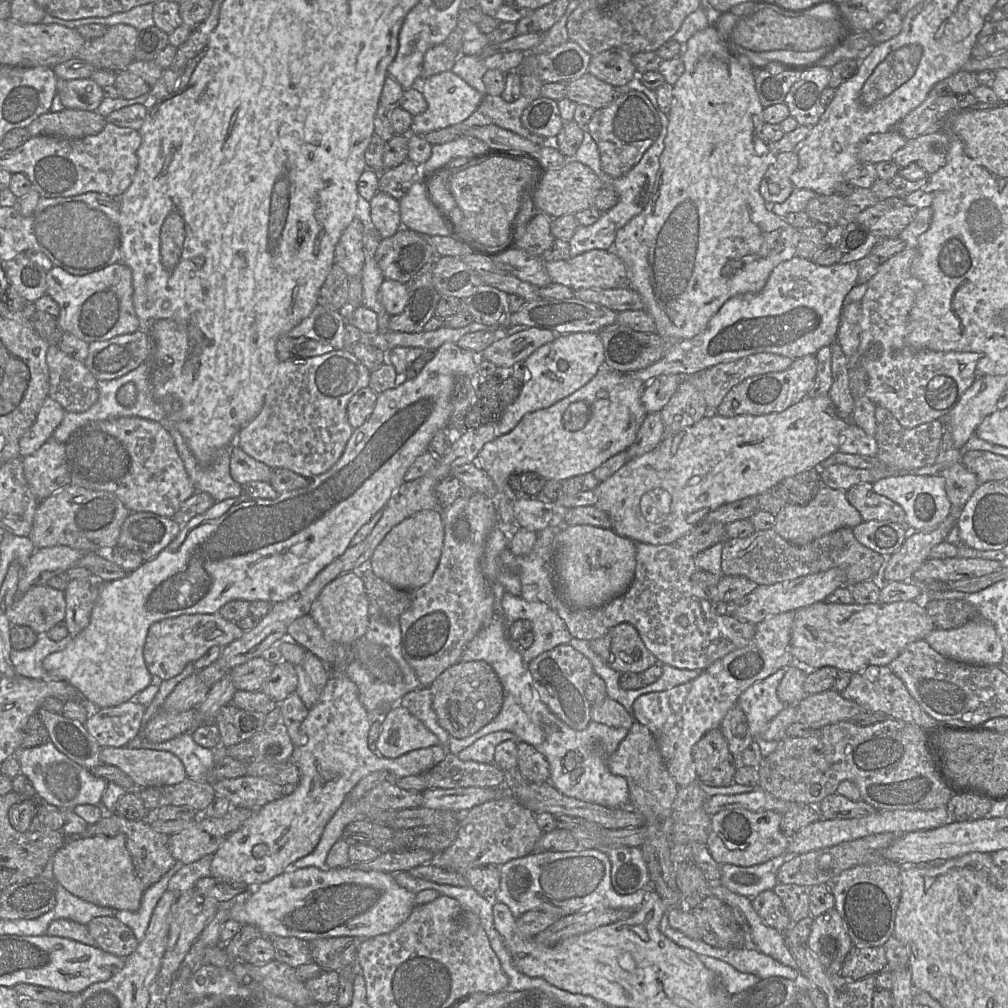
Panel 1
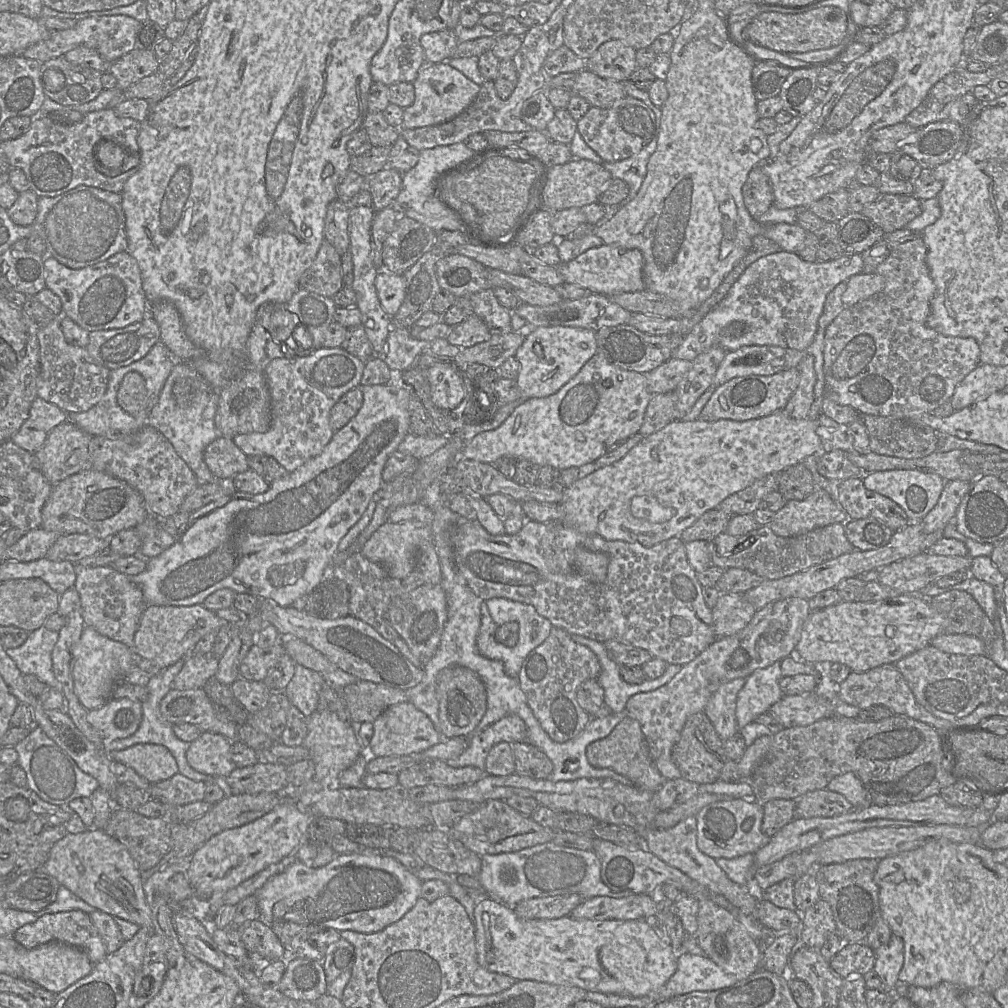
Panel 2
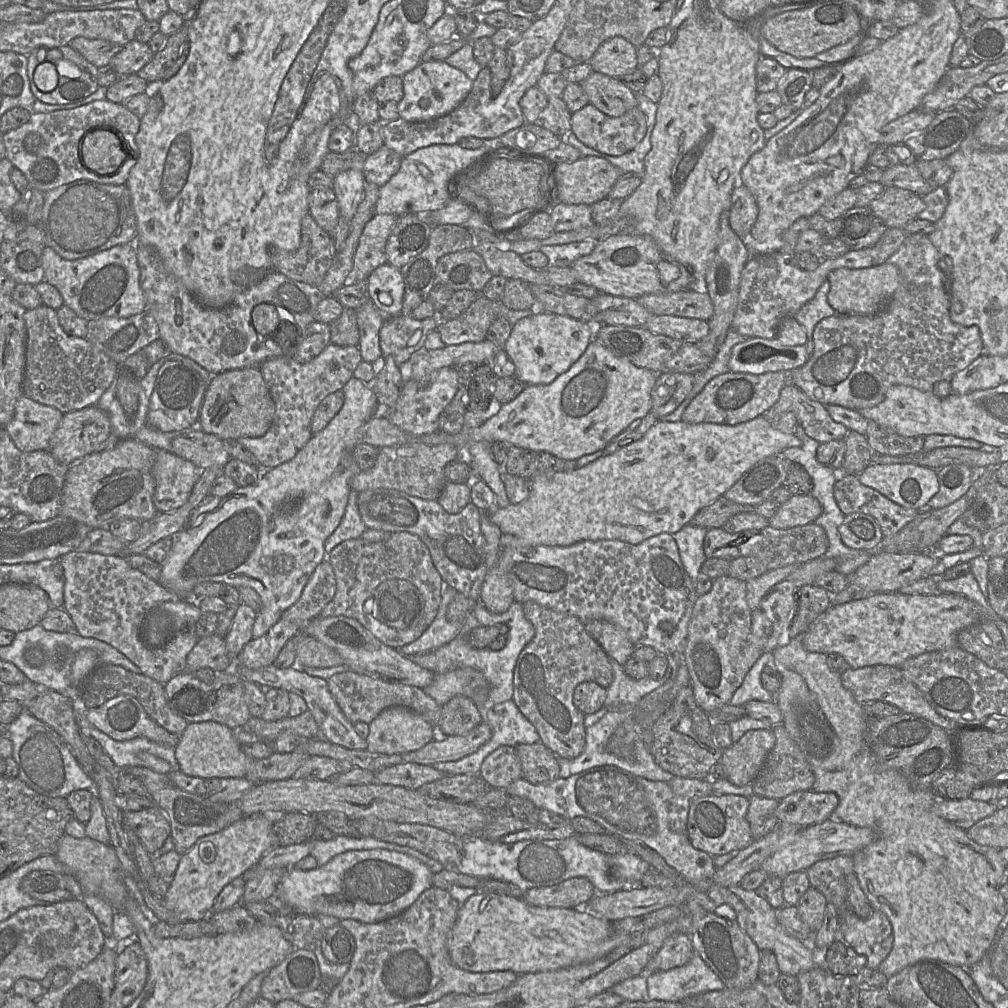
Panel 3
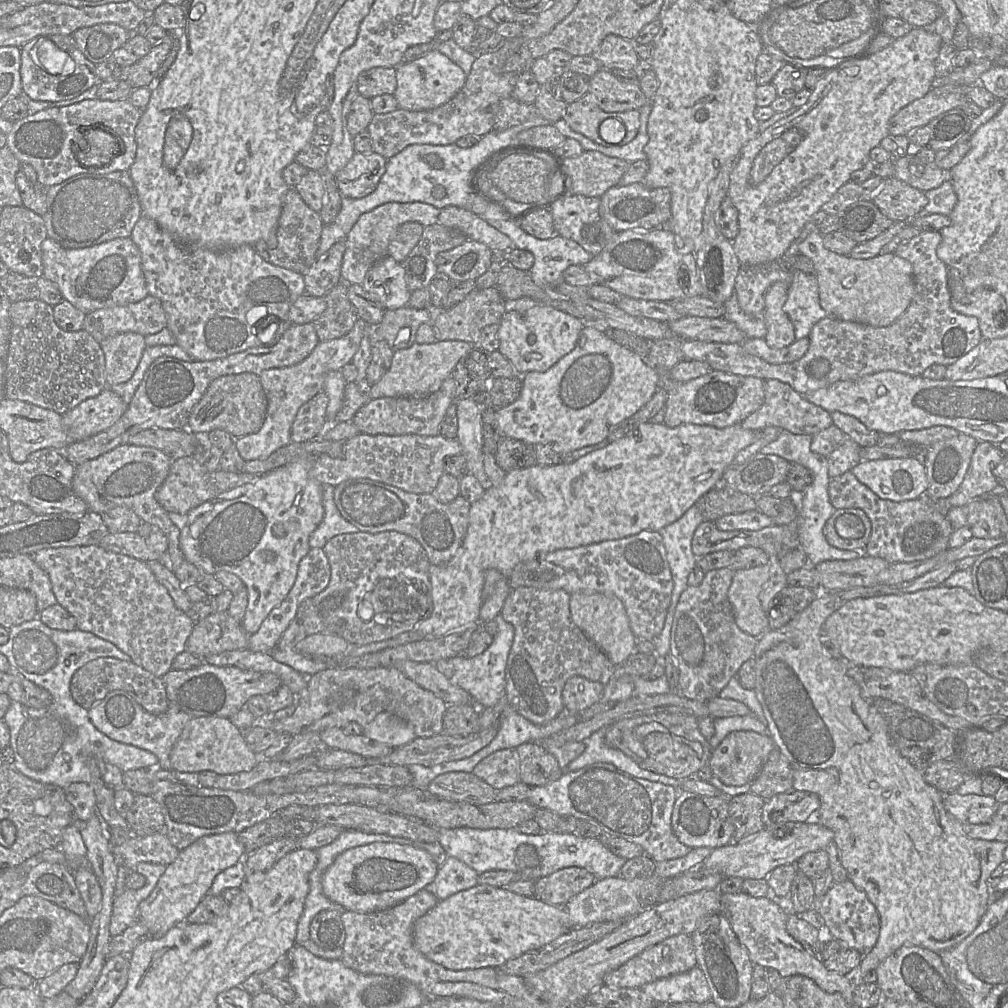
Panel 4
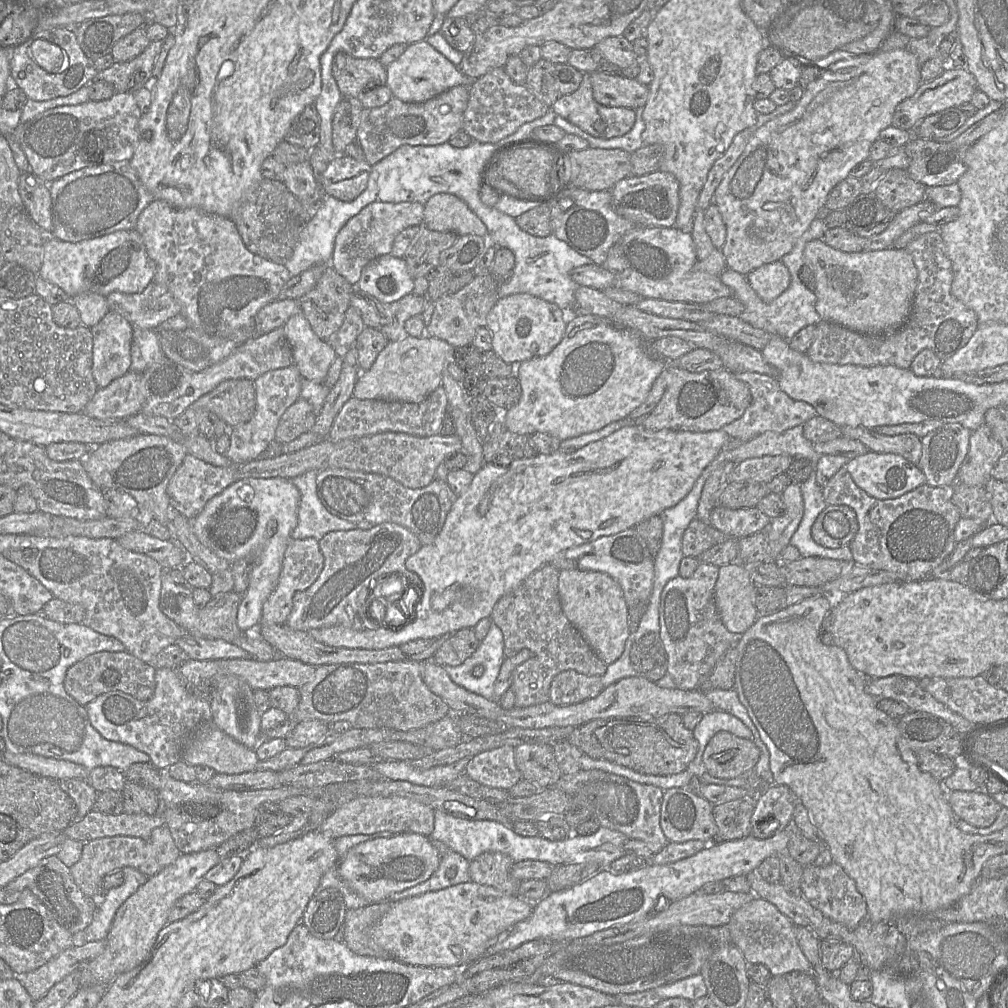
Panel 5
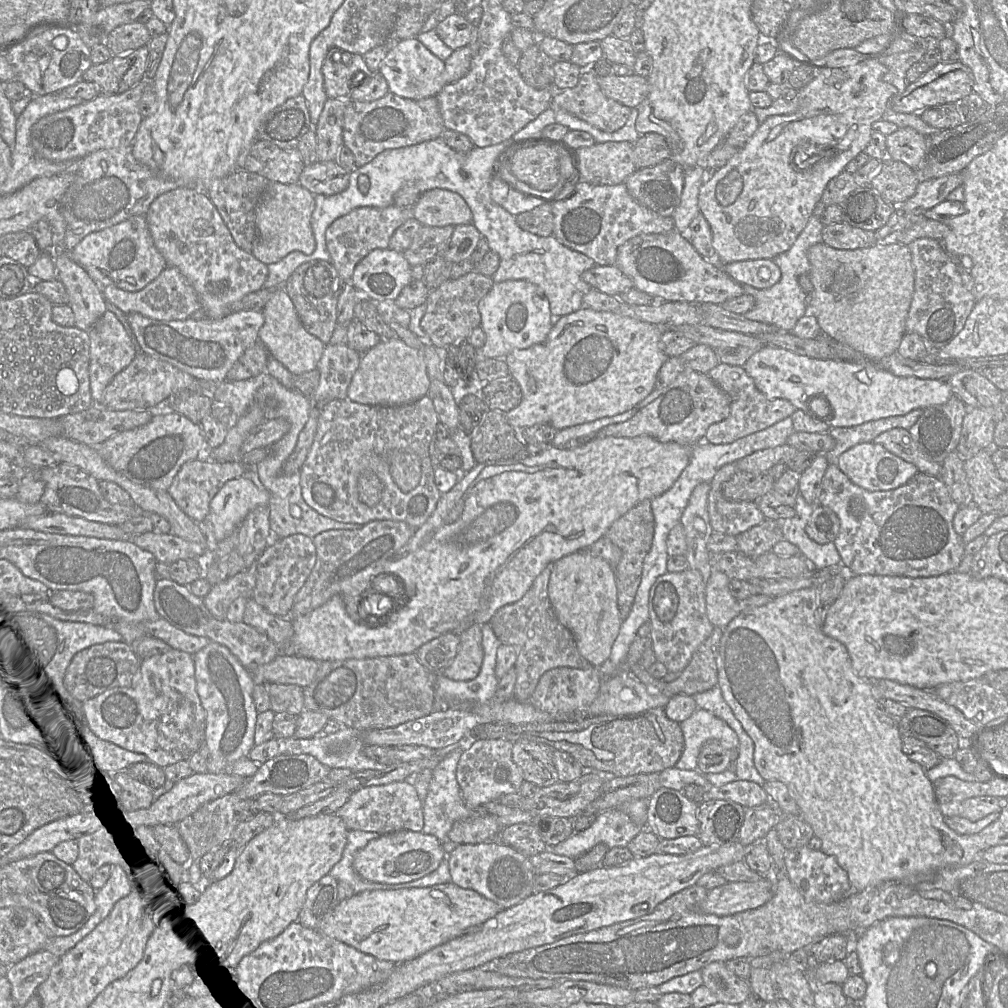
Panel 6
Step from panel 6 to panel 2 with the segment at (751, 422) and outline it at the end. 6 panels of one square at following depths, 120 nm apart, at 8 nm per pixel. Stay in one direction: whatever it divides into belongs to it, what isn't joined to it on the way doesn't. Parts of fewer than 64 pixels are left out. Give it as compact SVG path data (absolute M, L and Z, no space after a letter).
M824 414L819 415L818 422L816 433L825 452L853 451L854 436L848 425L837 423Z

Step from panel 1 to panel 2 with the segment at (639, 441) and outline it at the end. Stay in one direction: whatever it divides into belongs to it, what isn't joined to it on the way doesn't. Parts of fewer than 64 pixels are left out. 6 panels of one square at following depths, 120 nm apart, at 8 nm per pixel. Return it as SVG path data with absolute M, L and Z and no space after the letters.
M674 391L652 395L646 408L644 422L638 433L643 438L647 437L673 421L676 401Z

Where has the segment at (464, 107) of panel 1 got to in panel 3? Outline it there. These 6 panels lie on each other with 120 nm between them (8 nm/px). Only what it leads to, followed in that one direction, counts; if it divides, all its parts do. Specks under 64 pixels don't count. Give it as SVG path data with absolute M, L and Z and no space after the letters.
M442 60L422 61L402 76L403 98L397 103L398 113L410 122L429 121L458 107L470 93L473 81L461 70Z

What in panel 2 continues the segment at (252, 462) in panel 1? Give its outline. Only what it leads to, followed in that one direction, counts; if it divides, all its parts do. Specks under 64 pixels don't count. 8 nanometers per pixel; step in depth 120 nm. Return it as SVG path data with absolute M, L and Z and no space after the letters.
M226 437L215 439L205 448L204 461L217 479L233 478L250 469L247 455Z

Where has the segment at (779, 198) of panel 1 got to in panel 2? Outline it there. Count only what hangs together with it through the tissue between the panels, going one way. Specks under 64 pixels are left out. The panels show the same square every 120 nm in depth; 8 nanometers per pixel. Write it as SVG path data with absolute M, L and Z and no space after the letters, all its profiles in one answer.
M762 167L753 168L742 187L744 204L755 219L768 211L772 206L774 196L772 184Z

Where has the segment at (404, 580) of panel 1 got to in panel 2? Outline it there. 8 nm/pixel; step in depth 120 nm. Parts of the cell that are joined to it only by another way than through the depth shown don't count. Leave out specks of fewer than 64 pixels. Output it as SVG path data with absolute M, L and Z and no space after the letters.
M419 521L385 522L363 545L361 553L382 565L396 579L406 578L414 569L421 540L431 537L431 527Z

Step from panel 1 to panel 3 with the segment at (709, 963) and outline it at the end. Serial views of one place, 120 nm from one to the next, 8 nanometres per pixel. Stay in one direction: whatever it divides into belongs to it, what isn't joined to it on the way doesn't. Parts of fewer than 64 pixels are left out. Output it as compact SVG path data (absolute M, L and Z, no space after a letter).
M697 953L683 966L647 976L650 1000L675 1002L724 988L723 982Z

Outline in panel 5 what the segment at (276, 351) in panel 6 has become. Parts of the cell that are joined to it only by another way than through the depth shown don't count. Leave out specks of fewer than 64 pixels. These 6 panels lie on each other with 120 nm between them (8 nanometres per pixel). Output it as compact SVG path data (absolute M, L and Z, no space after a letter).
M301 310L287 320L283 329L292 349L293 364L302 378L322 383L338 356L333 347L313 332Z

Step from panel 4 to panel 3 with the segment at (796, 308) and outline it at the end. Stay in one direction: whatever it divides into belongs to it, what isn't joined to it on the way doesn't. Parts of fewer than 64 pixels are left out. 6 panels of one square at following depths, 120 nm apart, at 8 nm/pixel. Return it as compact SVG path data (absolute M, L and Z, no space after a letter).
M825 281L817 293L799 311L794 314L794 319L805 329L807 342L805 344L809 358L814 350L813 332L815 326L824 318L834 316L837 312L829 305L827 293L830 289L829 281Z

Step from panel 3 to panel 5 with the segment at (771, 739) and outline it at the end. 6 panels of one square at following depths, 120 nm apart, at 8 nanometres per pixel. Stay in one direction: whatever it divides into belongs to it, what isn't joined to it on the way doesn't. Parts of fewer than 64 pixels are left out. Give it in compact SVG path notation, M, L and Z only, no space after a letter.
M727 731L716 733L702 756L708 773L721 779L748 776L759 757L760 749L751 739L740 738Z

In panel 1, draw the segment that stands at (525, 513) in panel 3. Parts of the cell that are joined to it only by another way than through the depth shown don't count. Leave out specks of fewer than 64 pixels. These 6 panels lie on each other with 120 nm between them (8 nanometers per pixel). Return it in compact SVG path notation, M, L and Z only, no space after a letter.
M827 395L815 398L805 397L800 402L790 406L778 413L765 415L737 415L733 417L719 416L715 413L707 414L699 422L686 427L679 432L663 438L660 444L652 451L628 460L619 470L603 482L598 483L594 492L597 496L595 507L608 514L612 523L612 530L618 535L628 538L636 543L651 545L672 544L677 539L685 536L694 530L708 515L720 506L731 503L746 497L756 496L770 491L778 482L784 478L794 476L804 470L817 466L832 454L838 452L841 433L851 424L850 418L843 418L839 415L835 405Z

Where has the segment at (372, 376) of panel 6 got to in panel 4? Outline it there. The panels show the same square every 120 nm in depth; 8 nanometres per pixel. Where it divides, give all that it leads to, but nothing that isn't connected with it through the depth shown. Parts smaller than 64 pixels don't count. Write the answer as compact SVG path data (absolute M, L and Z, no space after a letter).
M458 340L435 341L430 344L414 343L393 353L391 366L382 378L368 386L370 399L382 397L422 398L437 391L442 382L451 376L456 364L474 348L470 343Z

